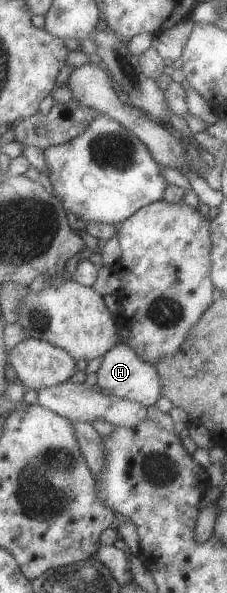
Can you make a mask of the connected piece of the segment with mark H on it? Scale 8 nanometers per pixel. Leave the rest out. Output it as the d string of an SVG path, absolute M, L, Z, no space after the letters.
M118 343L104 354L100 365L95 372L96 386L108 394L130 402L137 402L149 407L160 397L160 377L156 374L155 366L136 356L128 345Z

